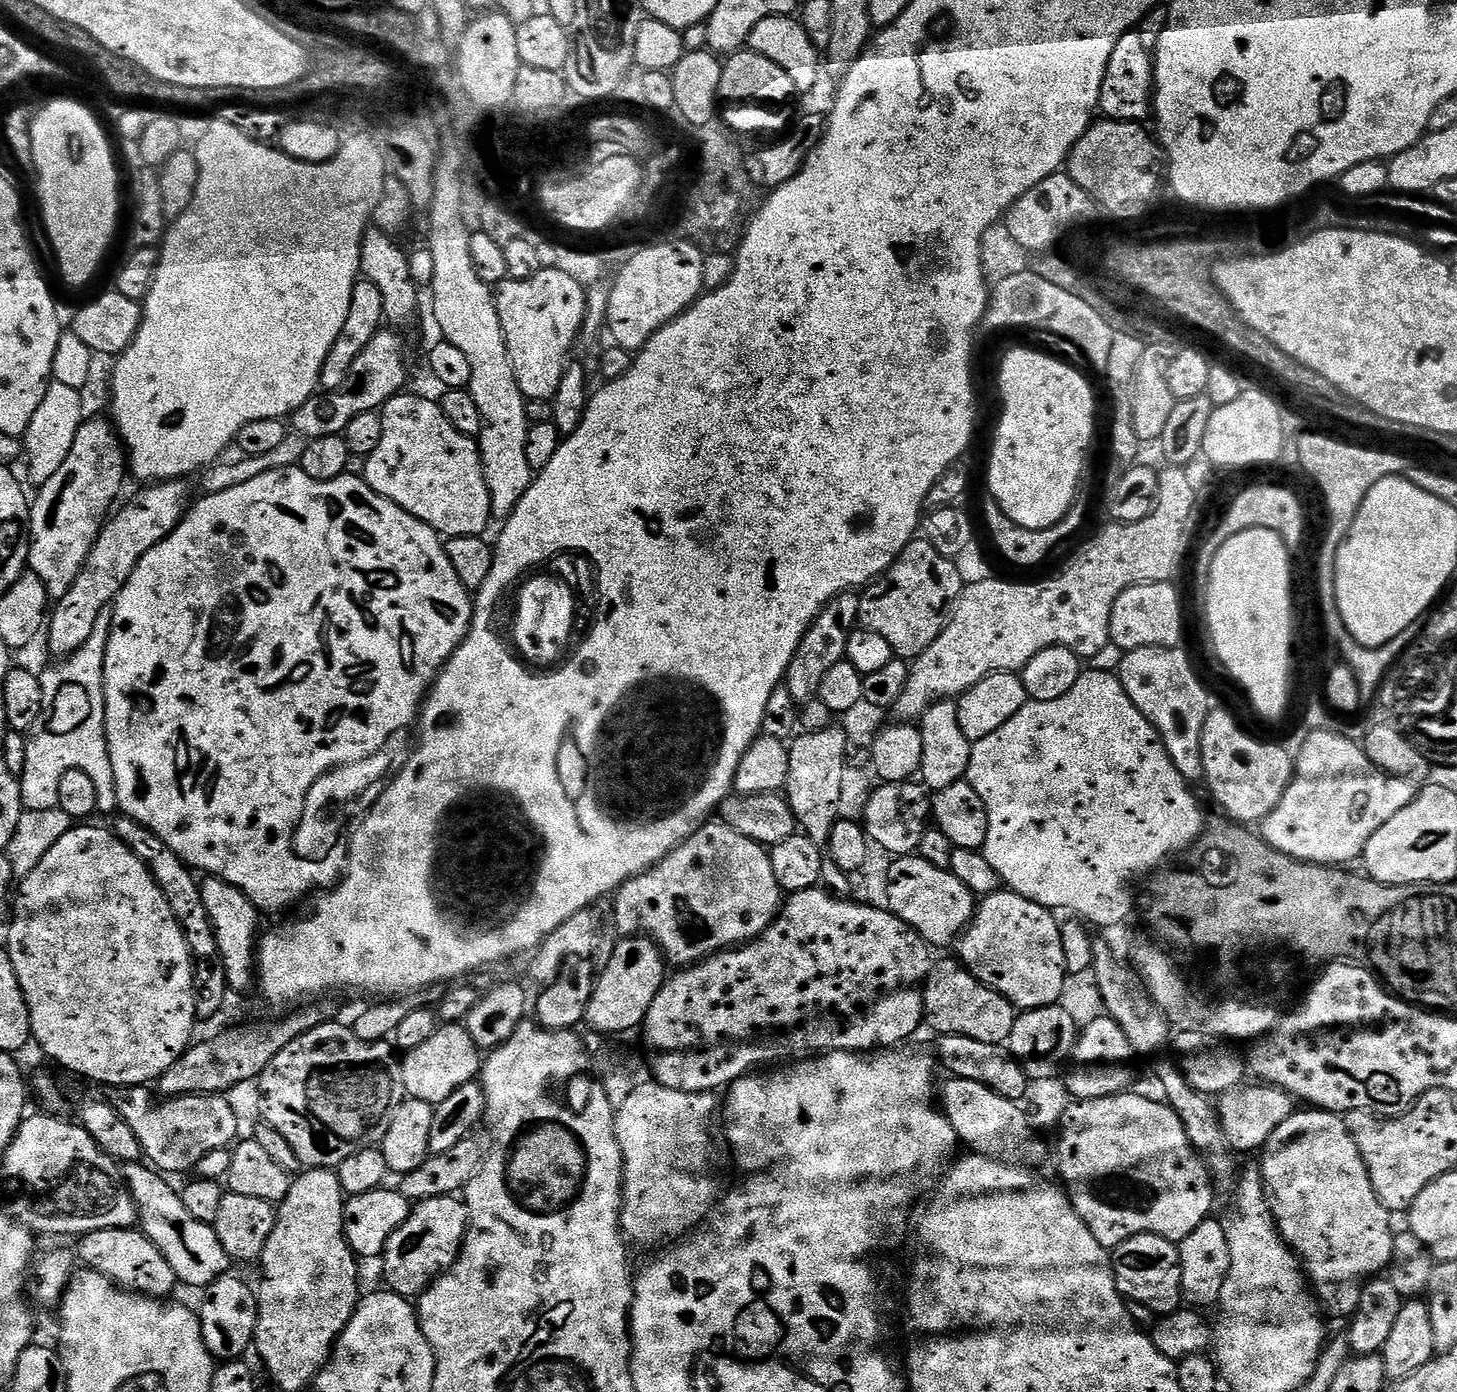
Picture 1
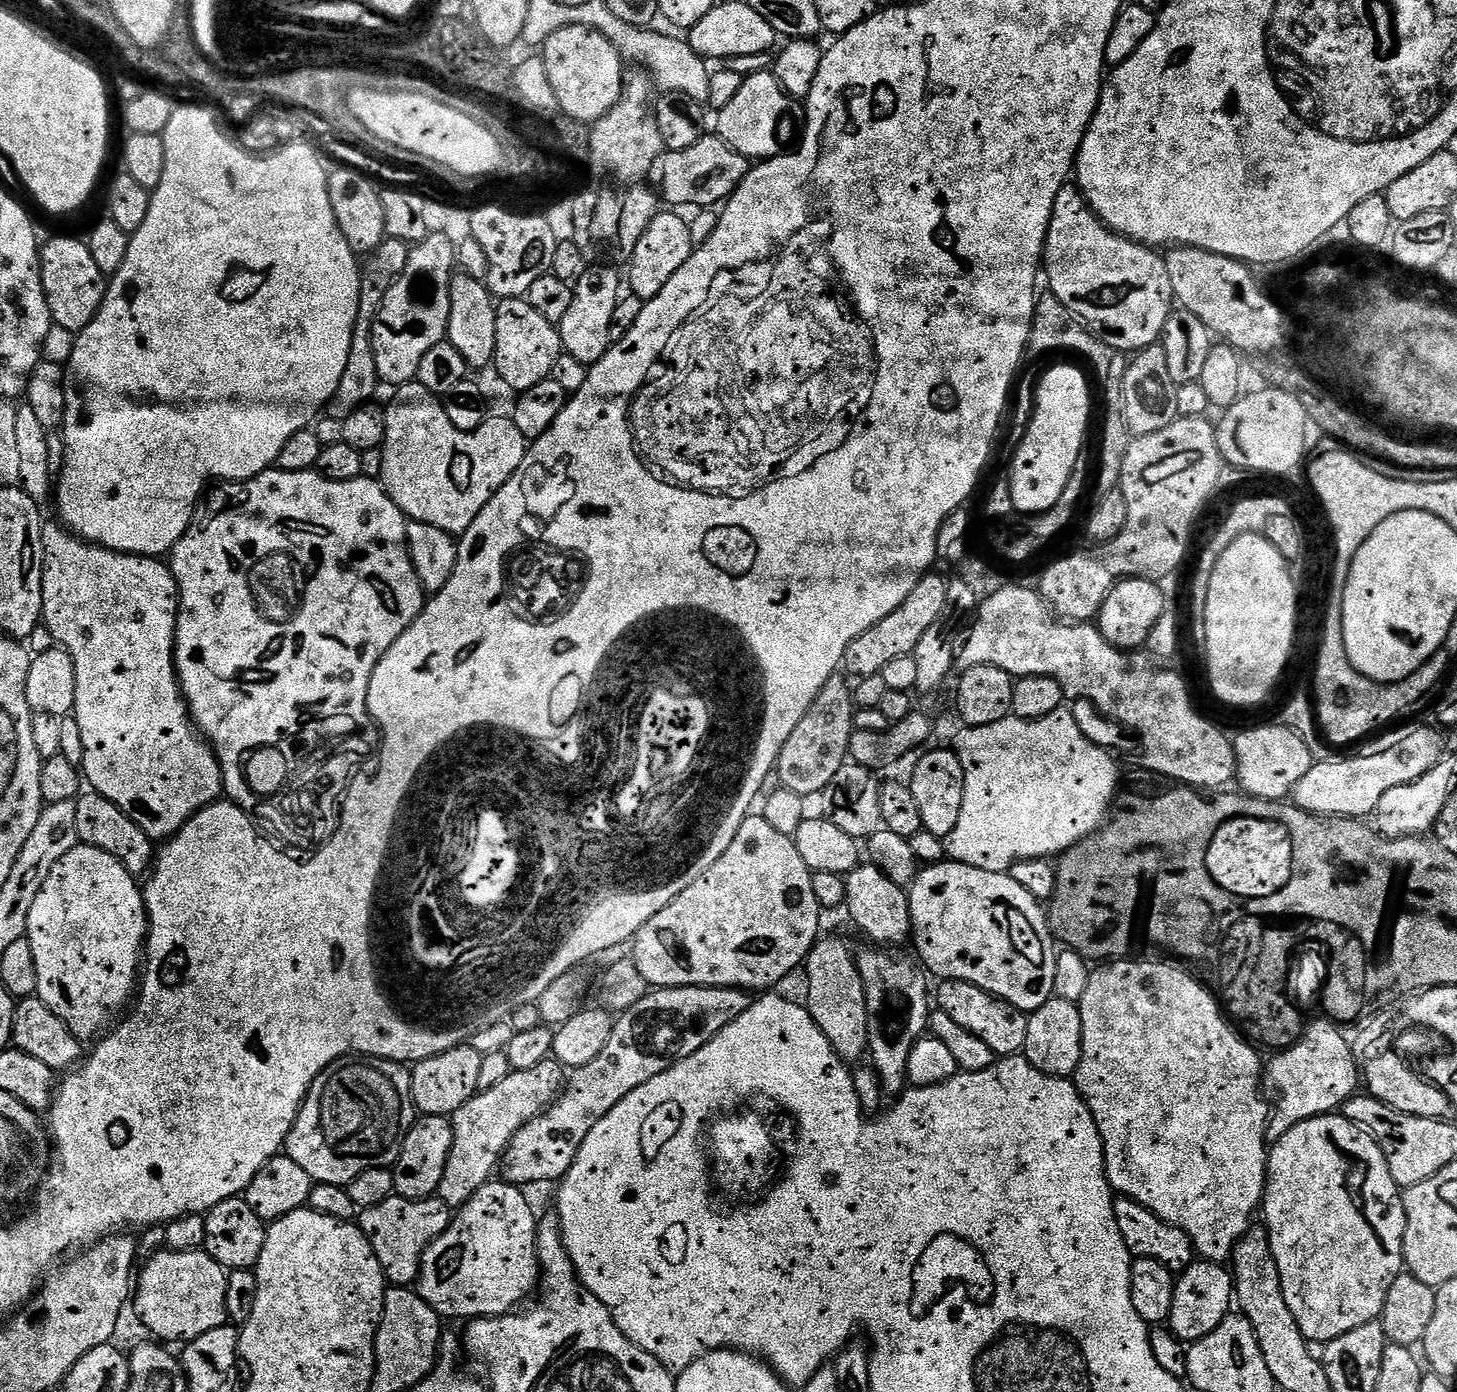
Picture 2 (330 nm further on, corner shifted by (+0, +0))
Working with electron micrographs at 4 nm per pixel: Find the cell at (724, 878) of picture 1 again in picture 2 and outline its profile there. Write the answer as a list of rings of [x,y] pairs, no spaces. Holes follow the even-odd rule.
[[[749,814],[742,822],[742,826],[738,826],[738,834],[734,834],[734,842],[730,842],[730,846],[726,846],[726,854],[722,854],[722,858],[718,858],[718,862],[714,862],[714,866],[710,866],[710,870],[706,870],[706,874],[702,874],[702,878],[698,878],[698,882],[686,886],[686,890],[682,890],[678,894],[678,898],[674,898],[674,902],[670,902],[670,906],[658,910],[658,914],[654,914],[654,918],[650,918],[650,922],[646,922],[646,926],[637,930],[634,943],[631,945],[633,948],[630,956],[635,960],[642,978],[646,978],[646,982],[653,989],[743,988],[753,990],[752,988],[764,988],[760,990],[772,990],[775,989],[772,988],[775,984],[782,983],[799,964],[801,967],[807,961],[808,955],[812,953],[812,947],[821,935],[820,915],[822,915],[822,909],[818,898],[814,898],[812,871],[808,869],[806,862],[802,862],[802,854],[798,854],[795,839],[786,834],[778,834],[778,830],[774,830],[774,826],[770,826],[770,822],[766,822],[763,814]]]

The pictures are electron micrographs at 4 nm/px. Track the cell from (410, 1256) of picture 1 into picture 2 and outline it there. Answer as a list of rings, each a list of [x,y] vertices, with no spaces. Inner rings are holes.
[[[489,1182],[483,1184],[479,1190],[474,1194],[474,1198],[470,1198],[470,1202],[466,1202],[459,1210],[453,1215],[452,1221],[448,1229],[441,1234],[437,1240],[426,1250],[426,1254],[422,1258],[422,1266],[420,1267],[420,1278],[418,1281],[418,1291],[422,1299],[424,1299],[431,1308],[437,1312],[442,1318],[448,1316],[452,1320],[464,1320],[463,1322],[471,1322],[479,1320],[486,1316],[506,1316],[509,1315],[521,1307],[520,1304],[527,1298],[531,1292],[537,1291],[540,1283],[540,1259],[536,1253],[536,1230],[538,1227],[538,1215],[532,1209],[530,1201],[524,1197],[525,1189],[515,1184],[509,1184],[507,1182]]]

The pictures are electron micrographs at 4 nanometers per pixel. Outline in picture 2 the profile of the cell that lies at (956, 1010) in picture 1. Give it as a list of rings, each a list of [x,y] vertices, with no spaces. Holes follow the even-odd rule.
[[[940,980],[934,988],[934,1004],[941,1012],[945,1012],[953,1022],[958,1022],[965,1030],[970,1030],[970,1034],[975,1034],[977,1038],[982,1038],[990,1050],[994,1050],[997,1057],[1015,1056],[1023,1053],[1026,1042],[1026,1026],[1028,1025],[1029,1013],[1018,1010],[1010,1002],[999,1000],[996,996],[991,996],[986,990],[974,986],[970,982],[961,980]]]

